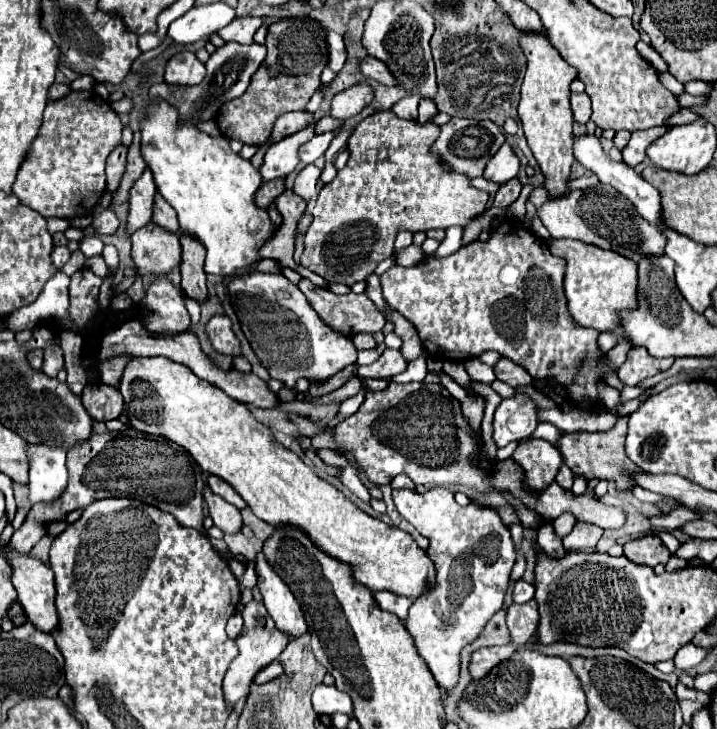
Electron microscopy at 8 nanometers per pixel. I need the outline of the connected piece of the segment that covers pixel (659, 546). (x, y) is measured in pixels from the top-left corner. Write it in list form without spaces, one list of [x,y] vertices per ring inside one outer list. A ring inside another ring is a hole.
[[[653,534],[629,540],[623,548],[625,548],[625,556],[631,562],[645,564],[645,566],[651,566],[651,568],[657,566],[657,564],[665,564],[671,558],[671,552],[661,542],[661,538],[653,536]]]

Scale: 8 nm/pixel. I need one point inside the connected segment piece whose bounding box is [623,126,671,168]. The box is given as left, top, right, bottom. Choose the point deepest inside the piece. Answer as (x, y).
(634, 152)

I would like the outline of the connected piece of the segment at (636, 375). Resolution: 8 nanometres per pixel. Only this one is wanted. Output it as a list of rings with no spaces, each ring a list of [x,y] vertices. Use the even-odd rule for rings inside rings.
[[[631,348],[631,352],[627,354],[625,364],[617,370],[617,376],[623,384],[627,386],[637,386],[643,378],[647,376],[655,376],[663,370],[667,370],[673,364],[675,358],[655,358],[651,356],[645,348]]]

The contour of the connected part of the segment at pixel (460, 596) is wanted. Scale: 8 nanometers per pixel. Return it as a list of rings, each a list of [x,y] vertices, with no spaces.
[[[445,486],[423,494],[393,490],[393,502],[401,518],[429,538],[427,554],[437,566],[437,586],[413,602],[405,624],[437,684],[441,690],[449,690],[459,678],[459,650],[475,640],[487,620],[503,606],[517,552],[497,510],[473,502],[459,506]]]

